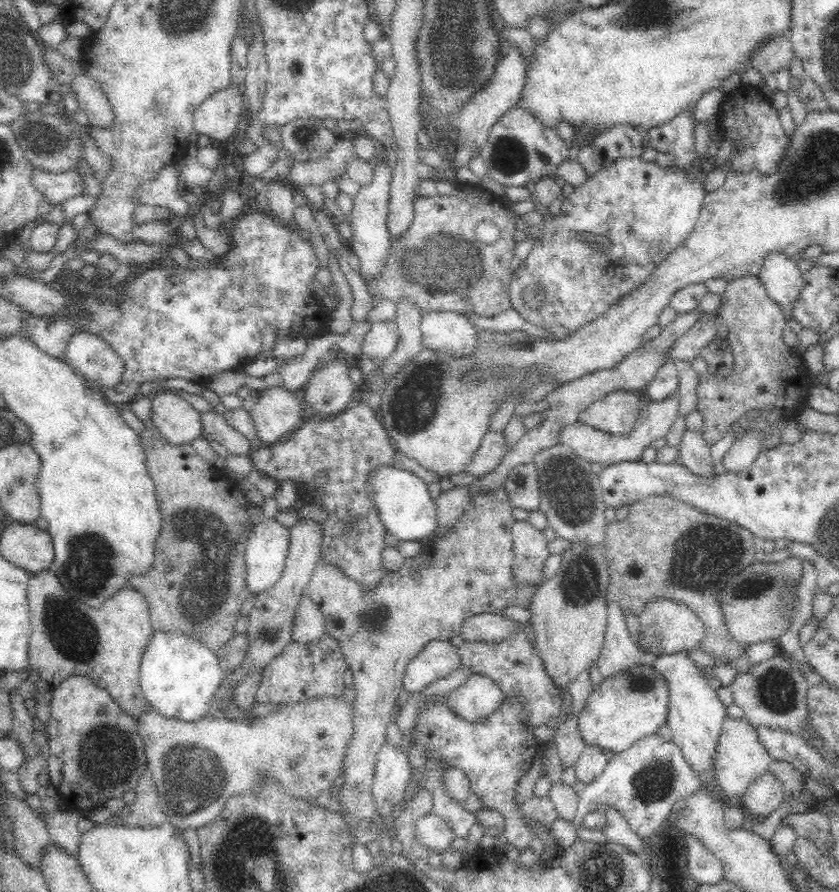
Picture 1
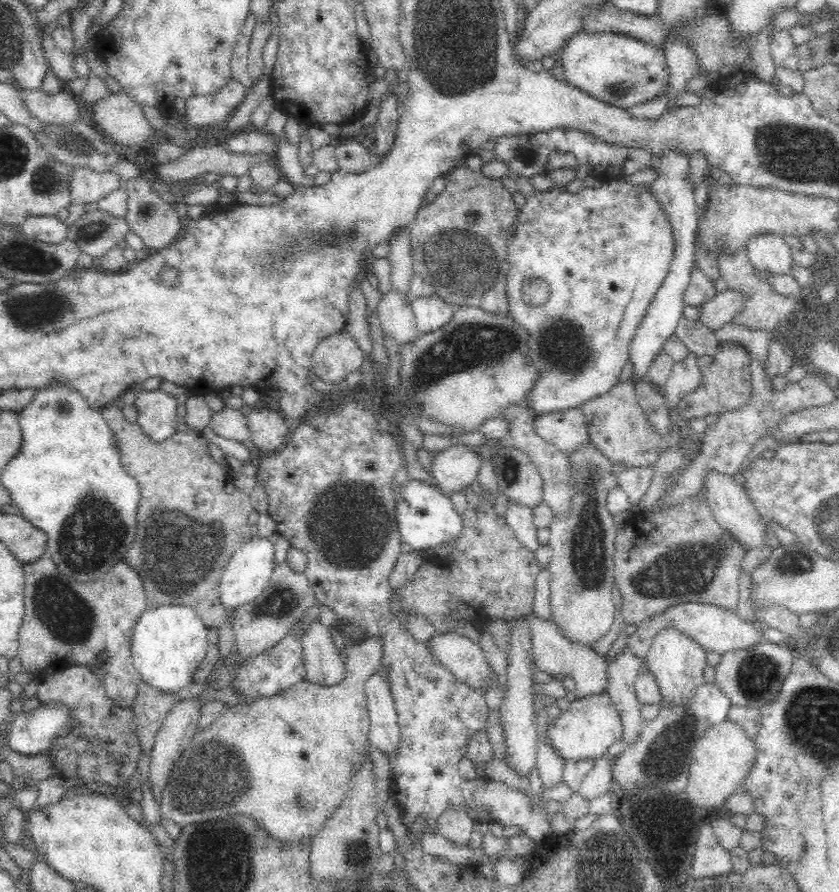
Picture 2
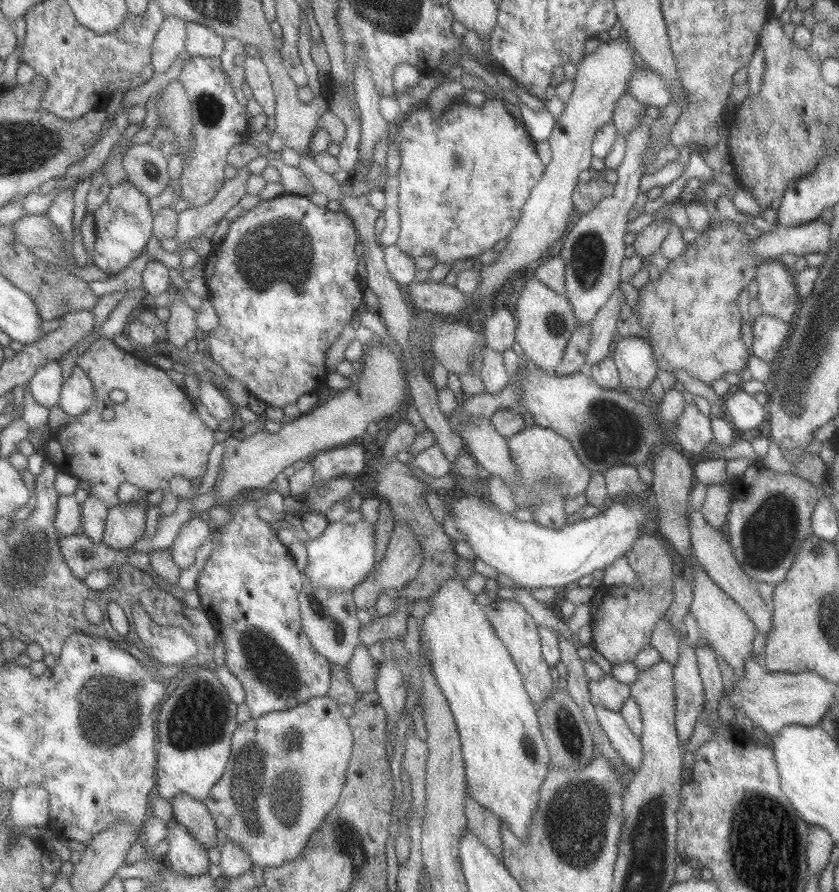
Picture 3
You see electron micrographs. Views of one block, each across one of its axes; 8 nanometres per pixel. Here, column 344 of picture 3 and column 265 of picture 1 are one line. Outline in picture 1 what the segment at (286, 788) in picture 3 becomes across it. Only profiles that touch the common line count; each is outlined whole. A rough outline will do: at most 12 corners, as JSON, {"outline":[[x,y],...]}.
{"outline":[[355,702],[268,716],[138,718],[176,829],[279,786],[316,805],[340,777]]}

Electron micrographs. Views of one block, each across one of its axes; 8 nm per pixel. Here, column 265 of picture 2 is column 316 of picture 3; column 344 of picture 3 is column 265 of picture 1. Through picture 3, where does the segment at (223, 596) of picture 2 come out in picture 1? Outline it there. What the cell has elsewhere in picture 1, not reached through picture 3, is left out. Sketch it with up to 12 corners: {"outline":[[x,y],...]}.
{"outline":[[257,523],[245,548],[245,592],[281,576],[290,530]]}

